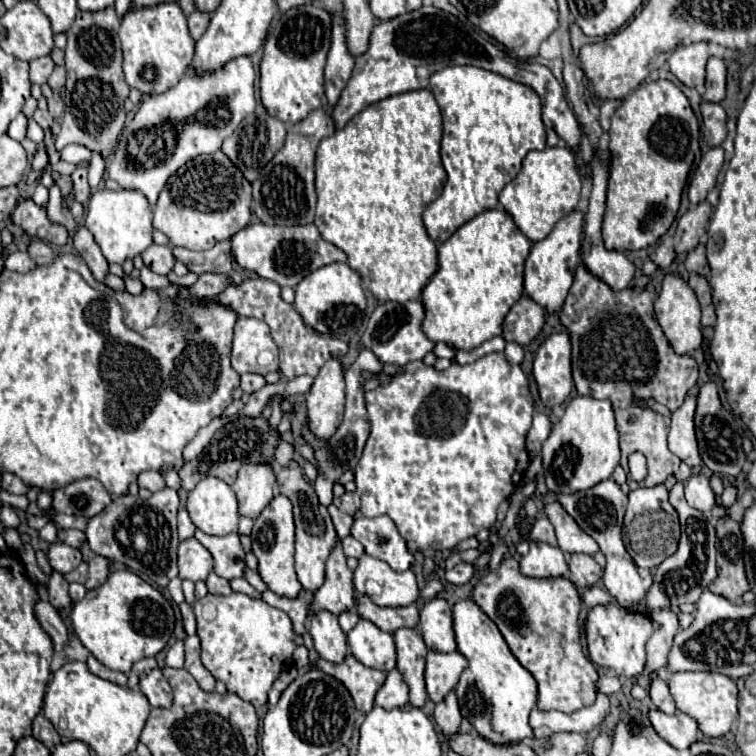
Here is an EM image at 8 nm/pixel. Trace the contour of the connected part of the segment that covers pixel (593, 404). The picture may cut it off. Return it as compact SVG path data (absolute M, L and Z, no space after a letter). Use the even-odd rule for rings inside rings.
M575 397L569 401L563 417L551 427L551 435L543 443L543 477L555 495L585 491L611 477L619 463L619 433L607 399Z

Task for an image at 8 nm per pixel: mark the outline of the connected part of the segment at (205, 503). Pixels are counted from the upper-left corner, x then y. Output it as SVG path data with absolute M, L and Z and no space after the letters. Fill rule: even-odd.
M205 477L187 495L187 511L195 527L207 535L227 535L237 531L237 499L231 487L217 479Z

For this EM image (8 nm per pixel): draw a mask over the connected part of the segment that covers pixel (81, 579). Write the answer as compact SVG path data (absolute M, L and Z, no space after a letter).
M83 561L75 571L71 571L71 573L67 573L65 575L65 579L71 583L71 581L77 581L77 583L85 583L87 581L87 575L89 575L89 563L87 561Z

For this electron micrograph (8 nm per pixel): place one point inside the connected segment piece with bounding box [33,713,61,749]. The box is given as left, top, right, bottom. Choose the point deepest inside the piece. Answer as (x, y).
(42, 729)

